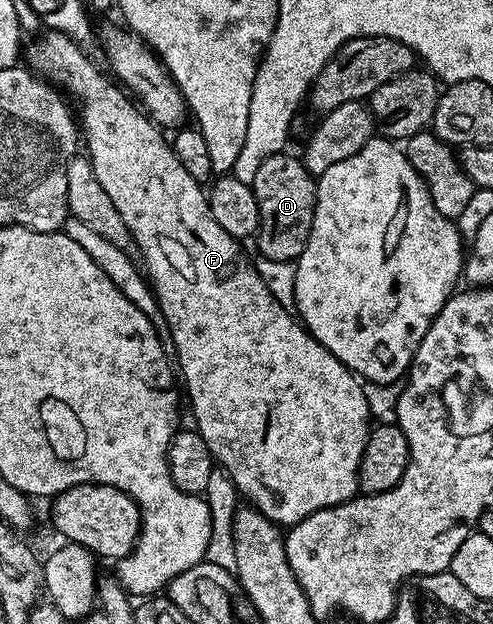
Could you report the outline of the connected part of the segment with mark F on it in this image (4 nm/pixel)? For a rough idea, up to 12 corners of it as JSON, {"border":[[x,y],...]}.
{"border":[[68,35],[85,153],[239,495],[359,493],[363,383],[277,302],[165,133]]}

